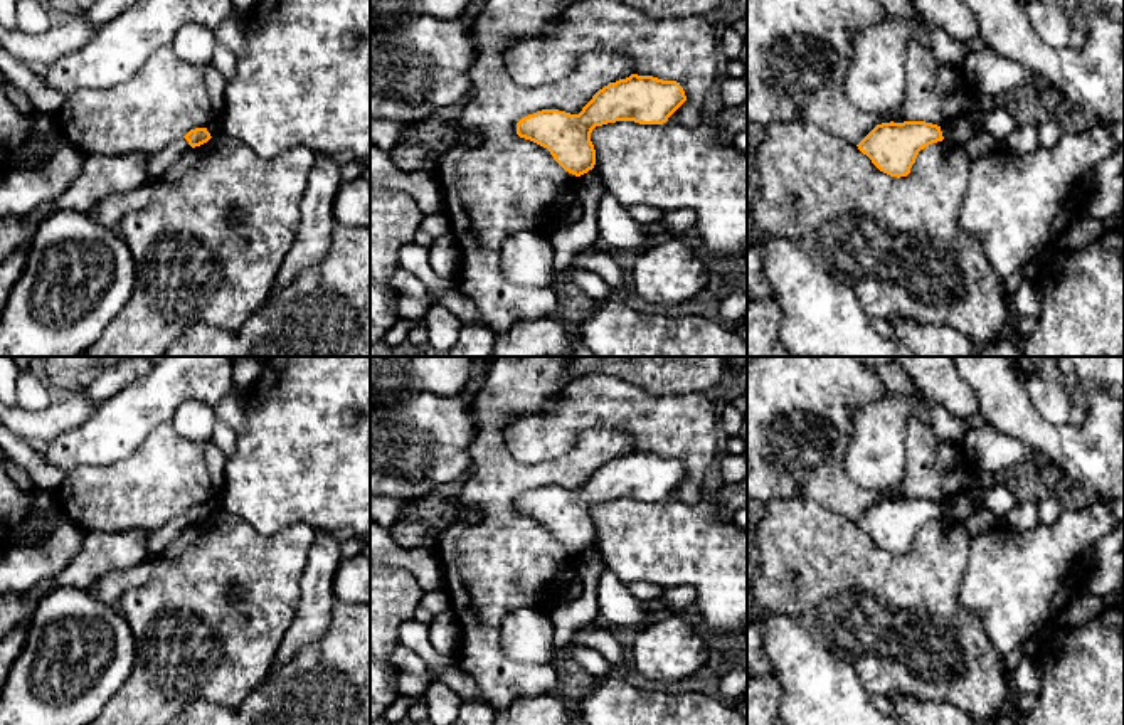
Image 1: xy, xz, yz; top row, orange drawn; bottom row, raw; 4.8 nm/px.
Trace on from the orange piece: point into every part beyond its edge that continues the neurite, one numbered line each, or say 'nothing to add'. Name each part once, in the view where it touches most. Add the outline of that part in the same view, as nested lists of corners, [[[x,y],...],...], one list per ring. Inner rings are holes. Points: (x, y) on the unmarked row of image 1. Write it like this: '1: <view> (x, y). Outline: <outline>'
nothing to add

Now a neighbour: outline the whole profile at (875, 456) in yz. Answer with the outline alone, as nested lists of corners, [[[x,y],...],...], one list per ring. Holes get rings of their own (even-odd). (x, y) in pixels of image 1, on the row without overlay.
[[[885,389],[870,404],[851,414],[851,436],[845,449],[845,473],[850,481],[904,500],[899,484],[905,469],[905,429],[912,405]]]

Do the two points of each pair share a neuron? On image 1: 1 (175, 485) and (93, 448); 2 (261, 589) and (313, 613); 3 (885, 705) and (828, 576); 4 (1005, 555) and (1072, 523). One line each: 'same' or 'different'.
1: different
2: different
3: different
4: same

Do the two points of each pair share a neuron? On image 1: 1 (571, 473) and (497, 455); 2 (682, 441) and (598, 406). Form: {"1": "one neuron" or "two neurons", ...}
{"1": "one neuron", "2": "one neuron"}

